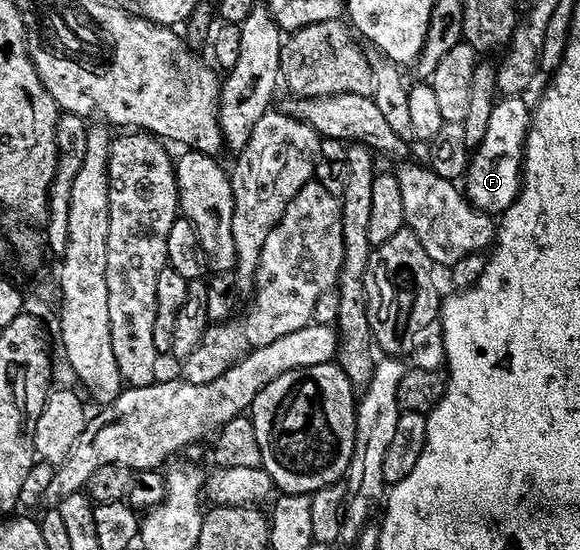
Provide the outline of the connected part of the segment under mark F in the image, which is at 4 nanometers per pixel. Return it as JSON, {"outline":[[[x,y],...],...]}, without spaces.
{"outline":[[[503,96],[495,100],[492,115],[488,118],[488,128],[484,130],[484,139],[480,139],[478,148],[470,154],[470,166],[464,178],[464,196],[476,209],[482,209],[491,215],[501,215],[518,197],[518,188],[522,186],[522,148],[526,146],[526,132],[530,126],[531,106],[522,102],[521,96]]]}

